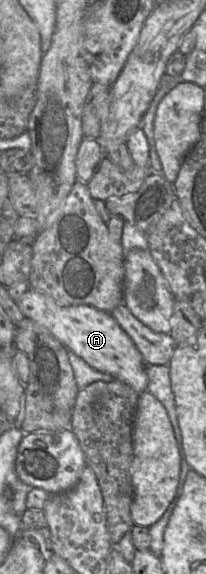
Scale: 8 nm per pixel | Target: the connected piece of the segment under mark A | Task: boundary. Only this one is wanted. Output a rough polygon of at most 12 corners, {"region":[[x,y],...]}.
{"region":[[33,288],[16,303],[88,365],[147,391],[147,364],[111,314]]}

